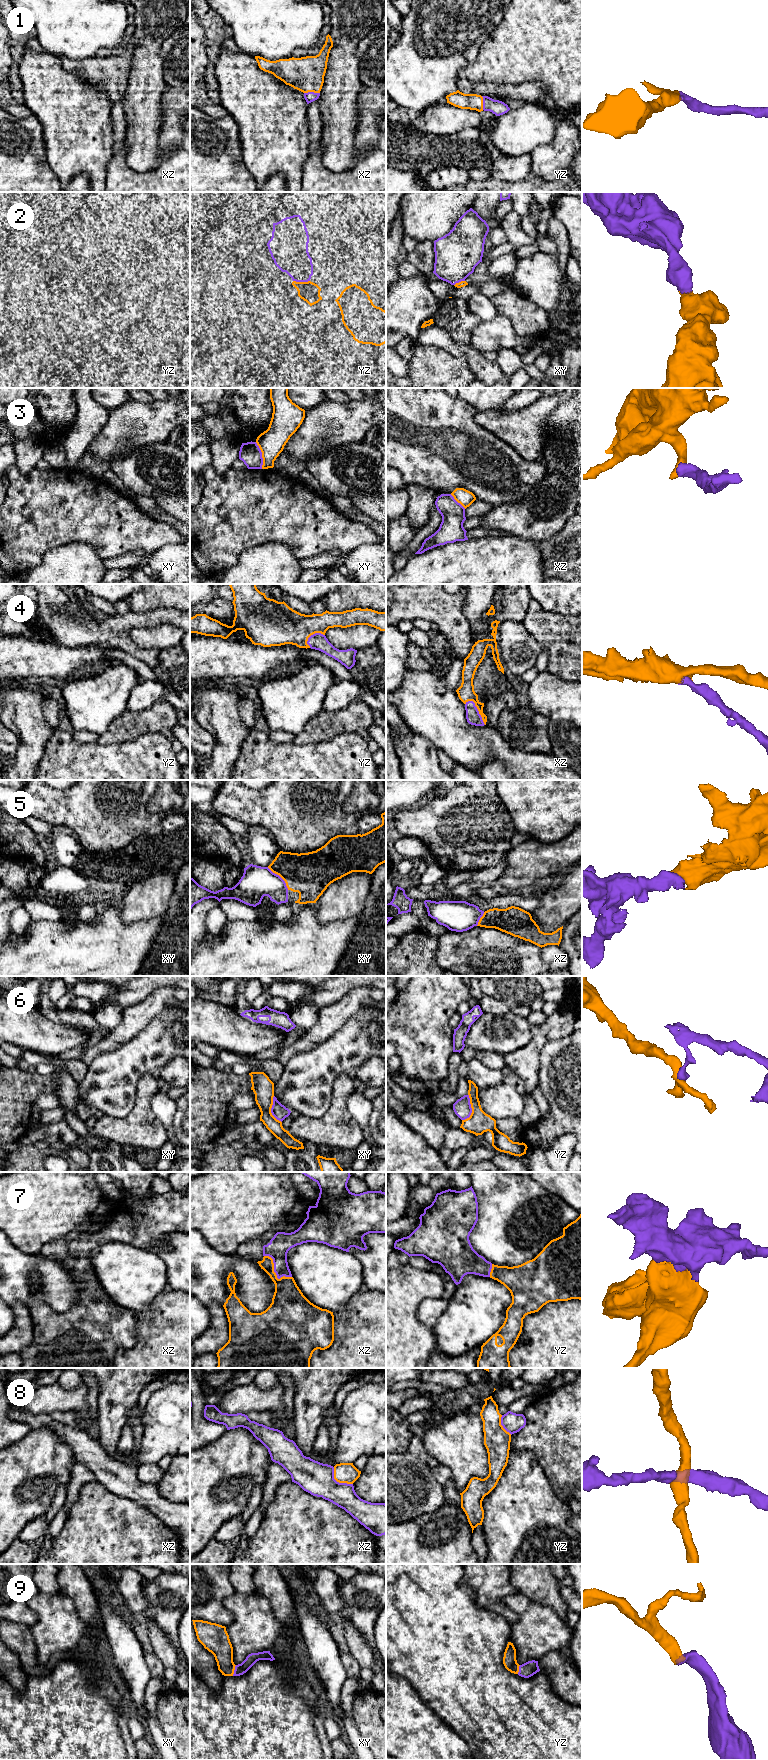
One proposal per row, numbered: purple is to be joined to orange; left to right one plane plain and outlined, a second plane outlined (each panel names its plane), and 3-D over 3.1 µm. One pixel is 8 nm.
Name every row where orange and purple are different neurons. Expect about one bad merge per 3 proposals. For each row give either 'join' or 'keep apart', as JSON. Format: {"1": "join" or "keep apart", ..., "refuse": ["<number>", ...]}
{"1": "join", "2": "join", "3": "keep apart", "4": "join", "5": "join", "6": "keep apart", "7": "join", "8": "keep apart", "9": "join", "refuse": ["3", "6", "8"]}

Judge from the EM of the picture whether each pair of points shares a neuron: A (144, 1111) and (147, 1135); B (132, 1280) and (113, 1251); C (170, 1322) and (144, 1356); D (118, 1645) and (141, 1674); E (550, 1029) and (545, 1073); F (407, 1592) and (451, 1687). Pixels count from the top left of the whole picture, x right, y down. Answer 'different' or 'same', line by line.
A: same
B: same
C: same
D: same
E: different
F: same

